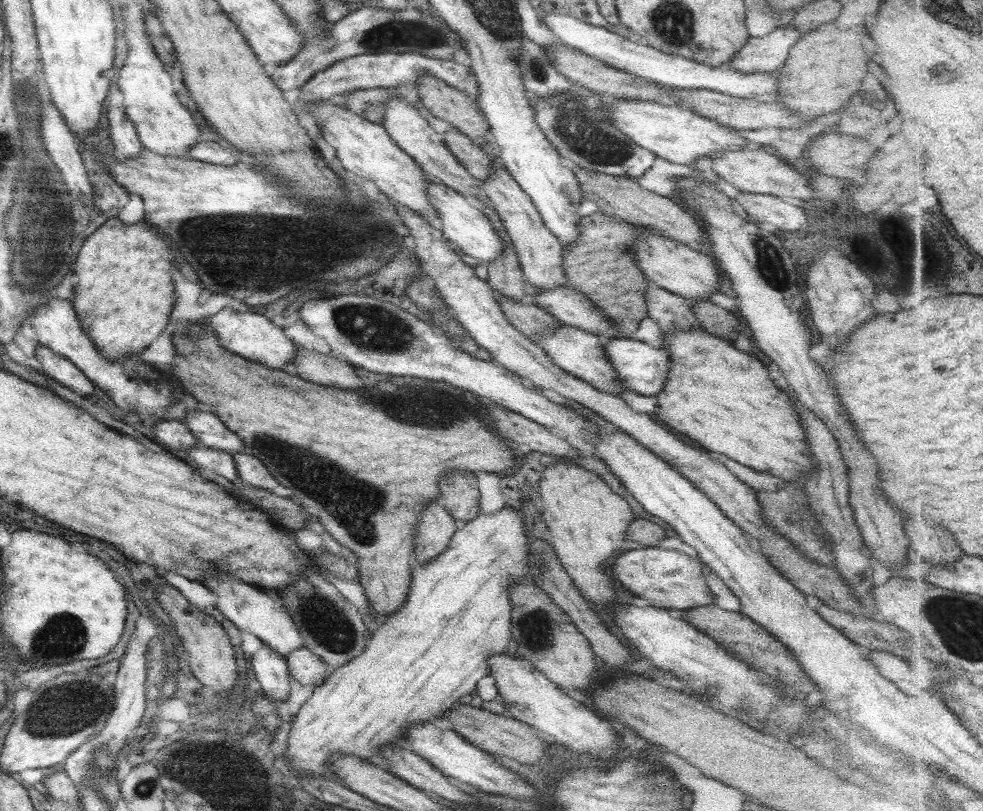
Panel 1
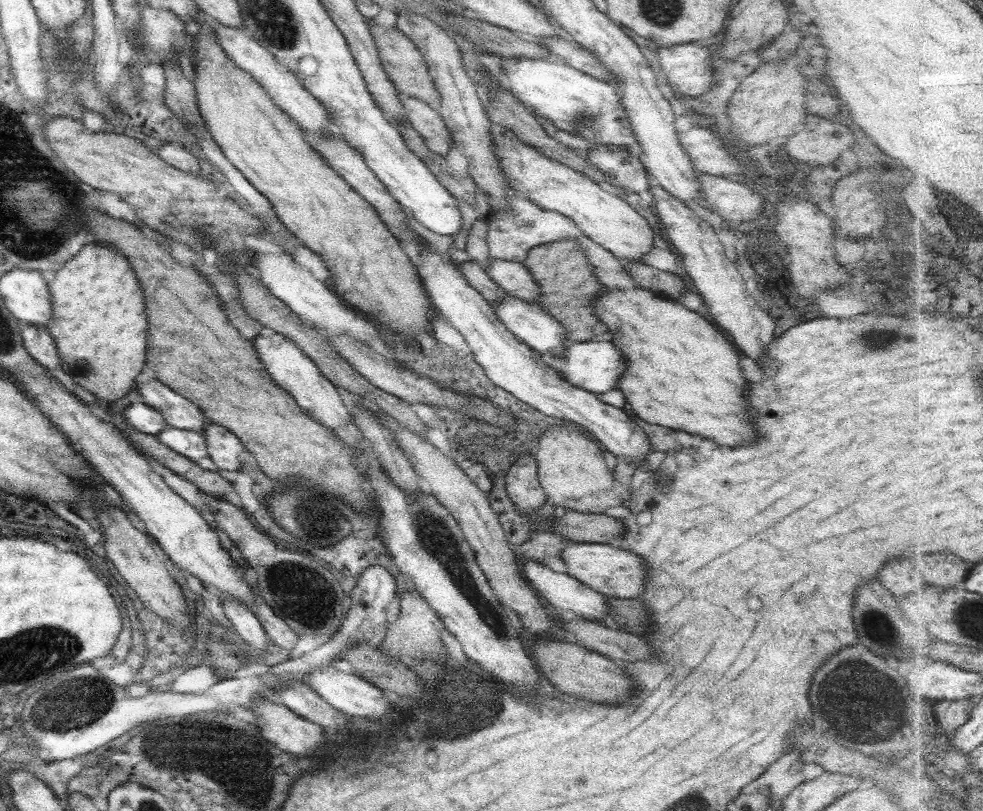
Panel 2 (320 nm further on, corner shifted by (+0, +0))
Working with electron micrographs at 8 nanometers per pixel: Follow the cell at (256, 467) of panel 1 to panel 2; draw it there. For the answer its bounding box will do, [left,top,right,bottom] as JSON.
[202,421,244,470]

